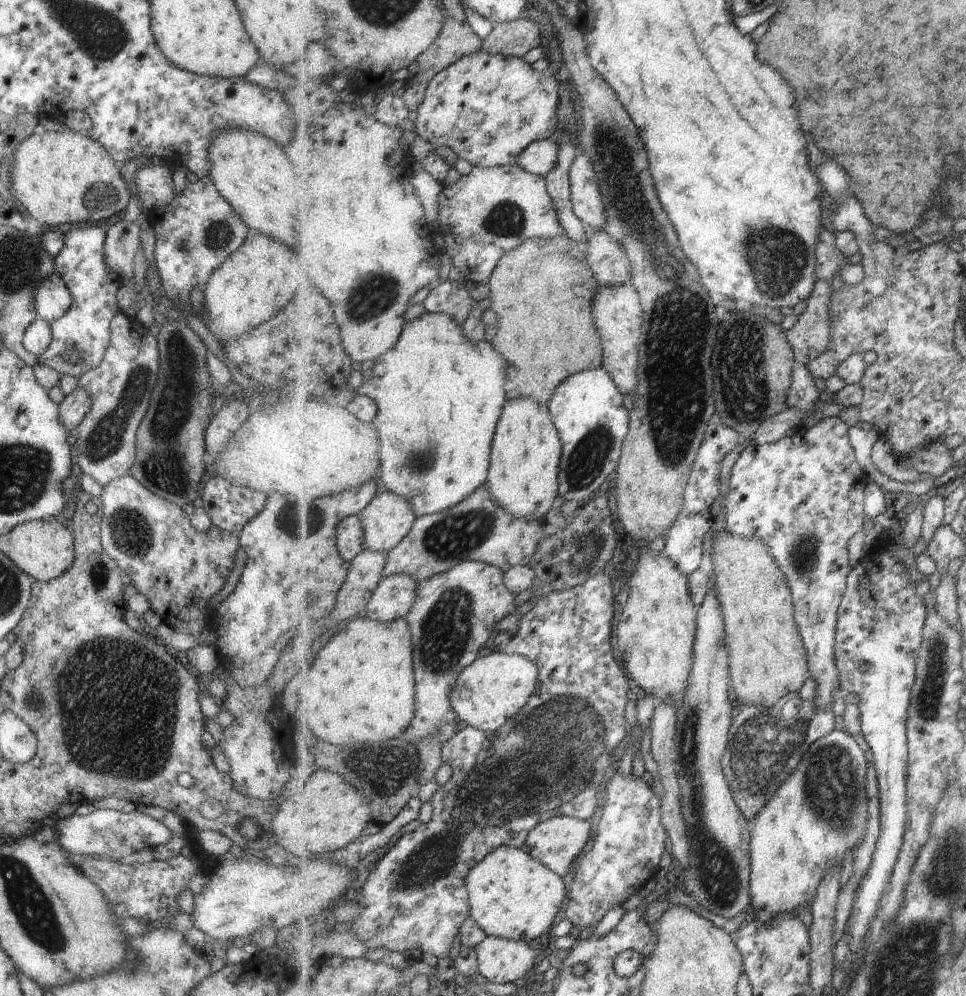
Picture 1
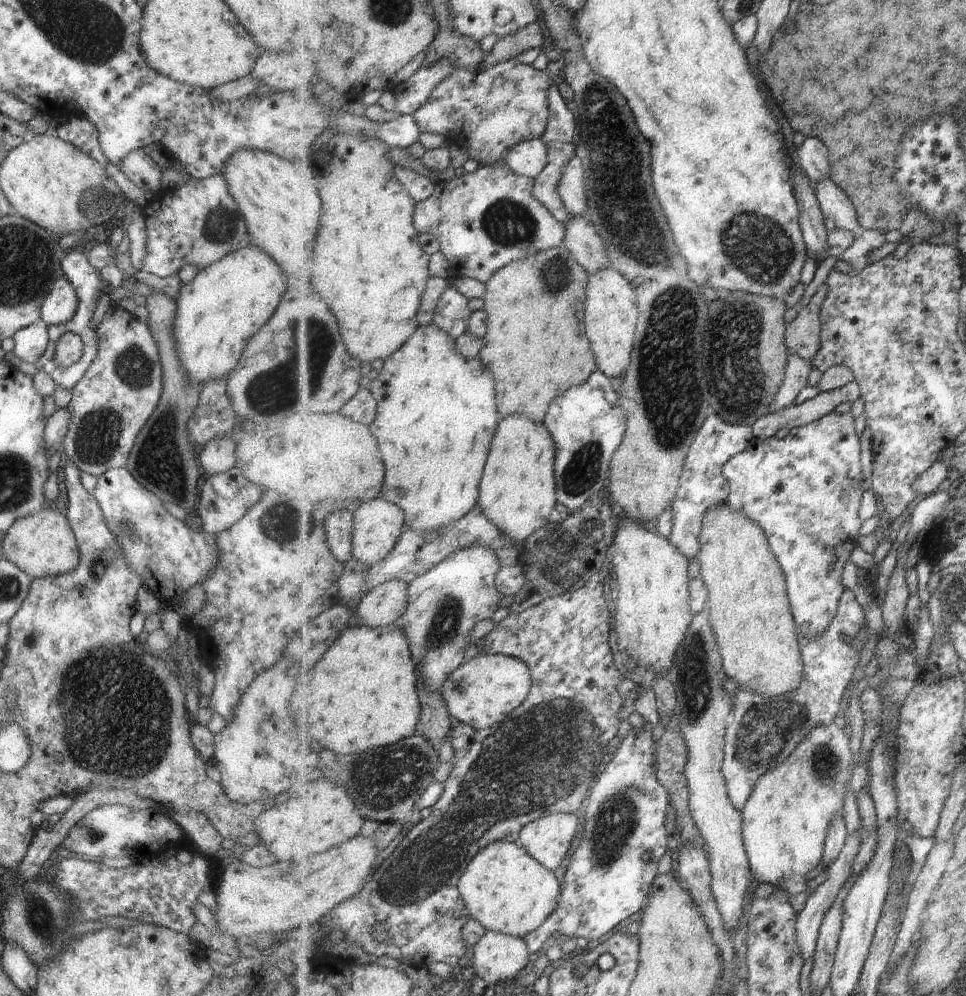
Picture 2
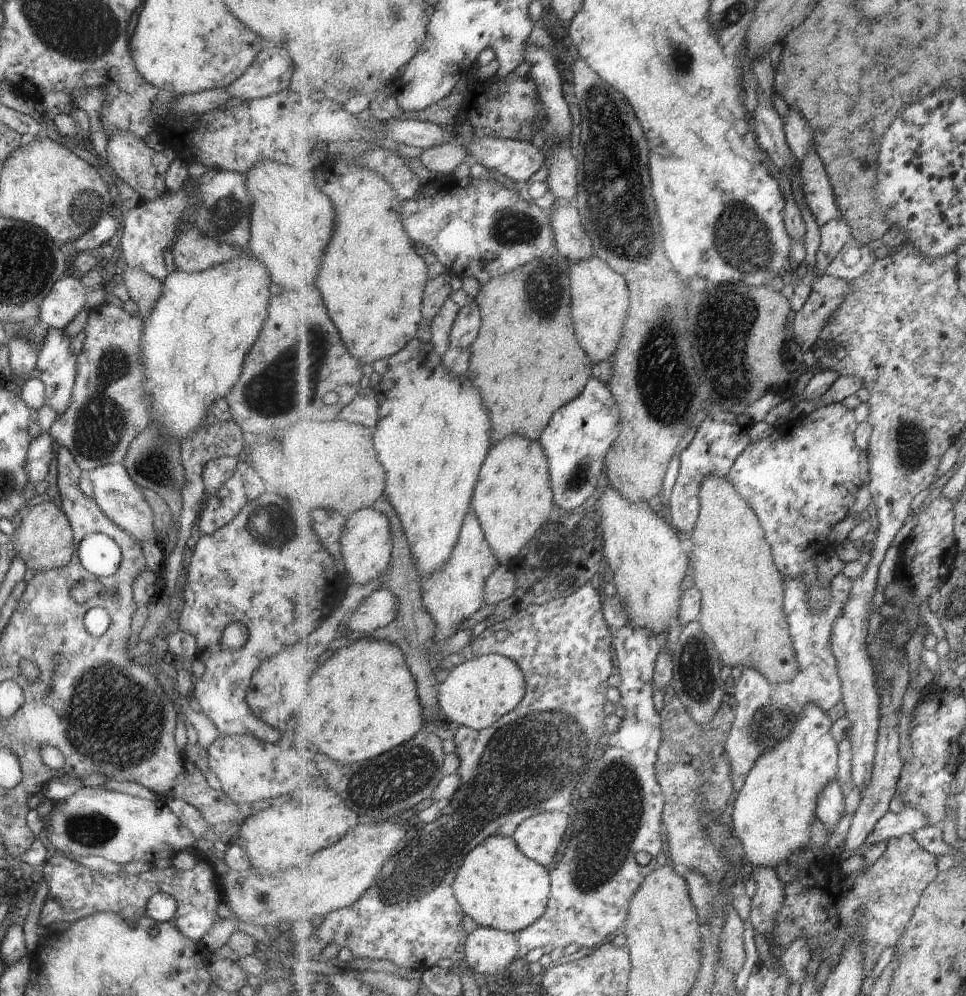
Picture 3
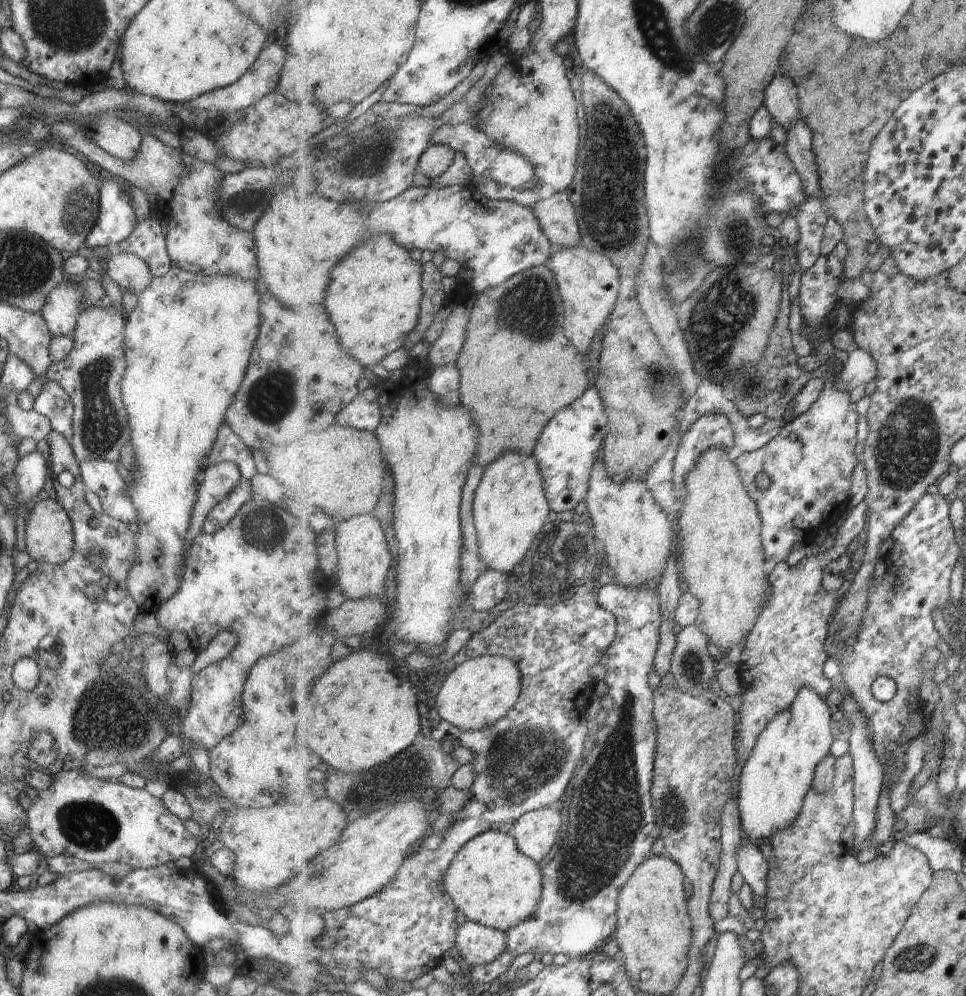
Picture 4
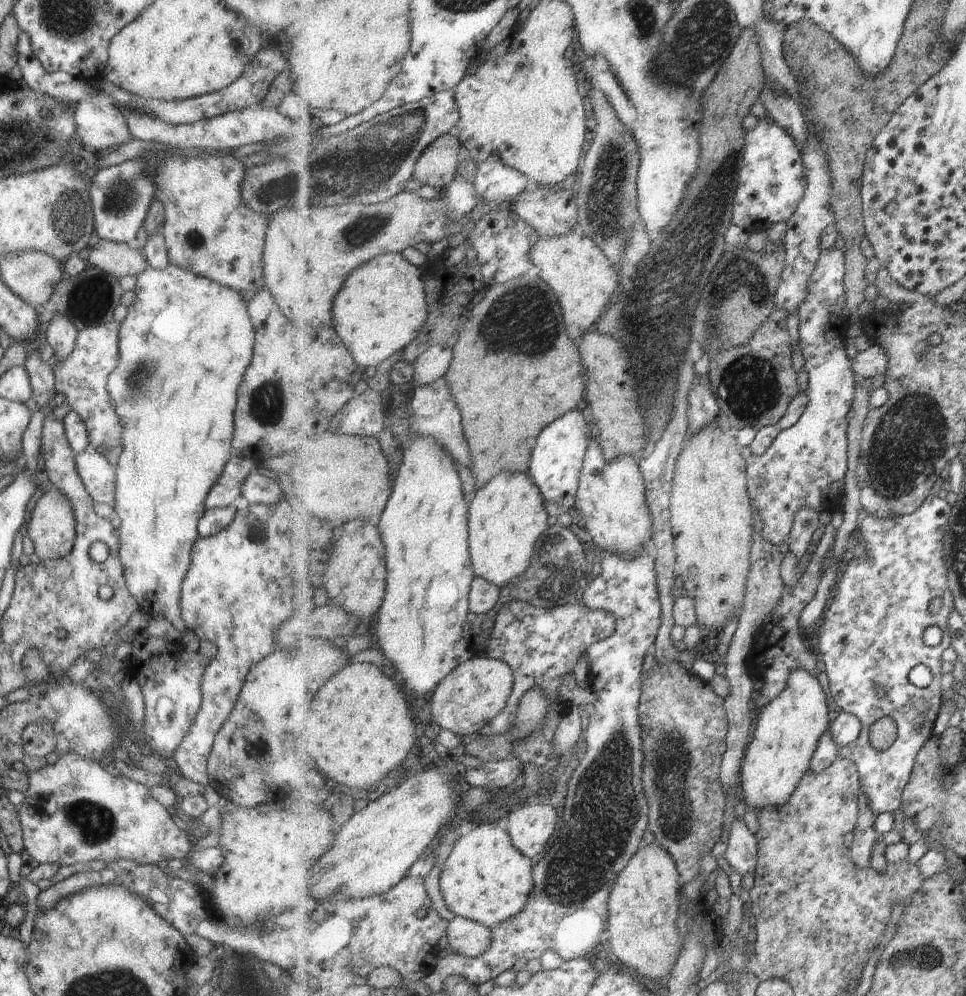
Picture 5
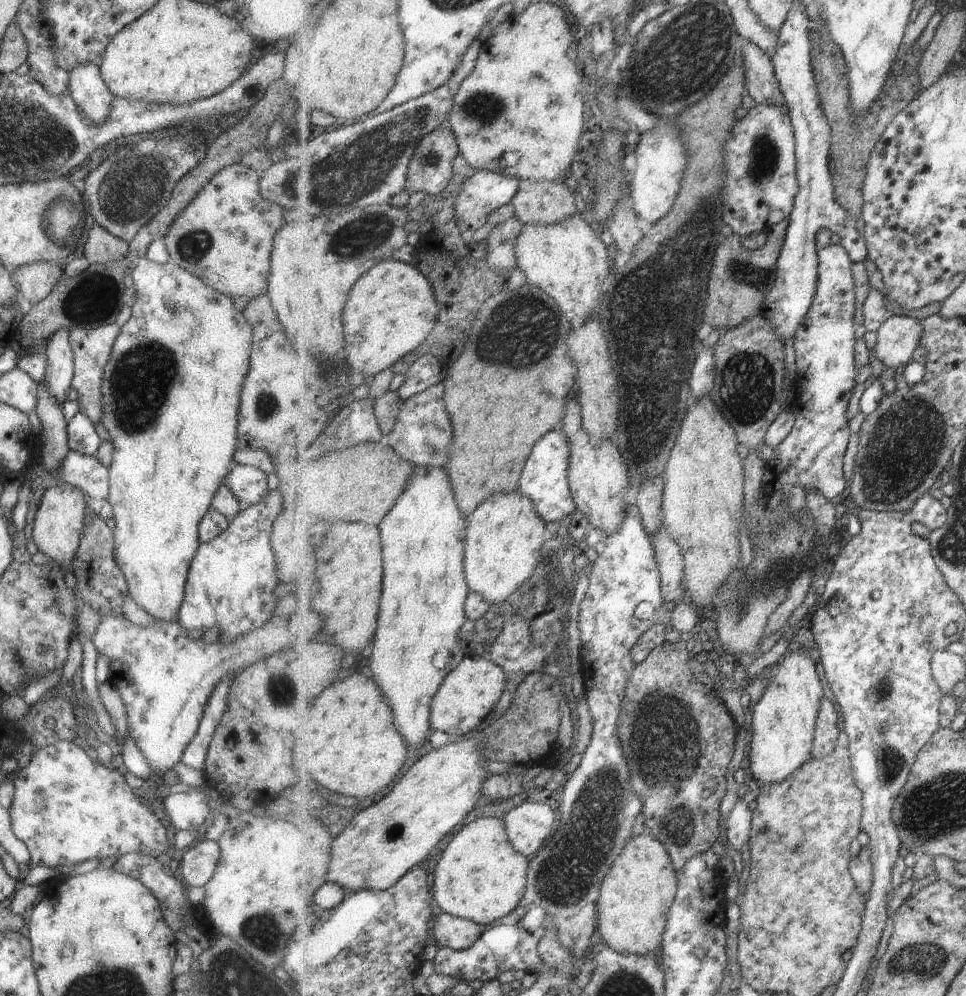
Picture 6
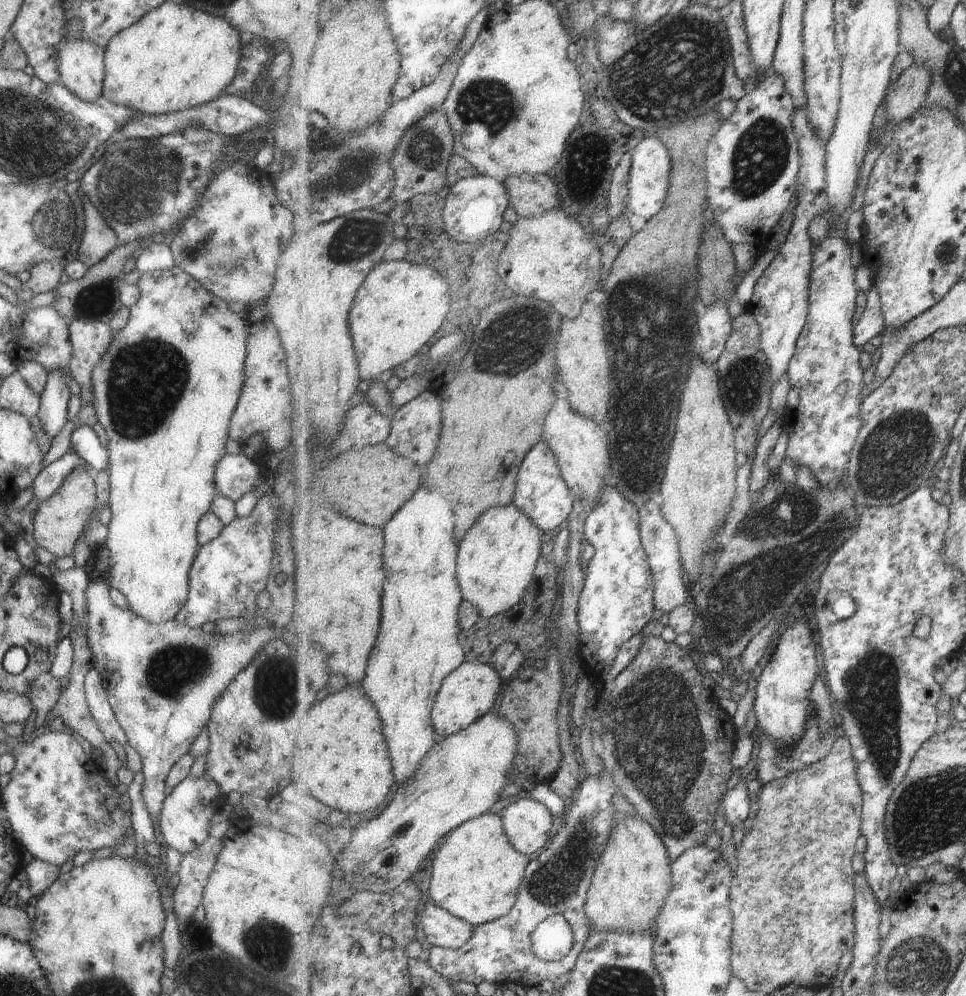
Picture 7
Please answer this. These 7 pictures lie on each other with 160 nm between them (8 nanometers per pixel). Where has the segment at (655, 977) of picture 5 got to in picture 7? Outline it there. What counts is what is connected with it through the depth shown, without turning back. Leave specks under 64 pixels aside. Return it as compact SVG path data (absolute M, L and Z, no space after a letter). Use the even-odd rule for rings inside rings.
M616 814L608 847L600 858L586 912L591 925L605 931L651 931L673 890L671 856L664 840L643 818Z

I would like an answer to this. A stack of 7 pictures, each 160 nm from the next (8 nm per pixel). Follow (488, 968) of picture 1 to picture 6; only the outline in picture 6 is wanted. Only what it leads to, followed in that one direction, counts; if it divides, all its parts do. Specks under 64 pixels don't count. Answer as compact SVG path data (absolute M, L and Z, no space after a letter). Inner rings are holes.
M438 912L433 924L433 935L440 947L462 951L470 949L483 934L486 925L474 920Z

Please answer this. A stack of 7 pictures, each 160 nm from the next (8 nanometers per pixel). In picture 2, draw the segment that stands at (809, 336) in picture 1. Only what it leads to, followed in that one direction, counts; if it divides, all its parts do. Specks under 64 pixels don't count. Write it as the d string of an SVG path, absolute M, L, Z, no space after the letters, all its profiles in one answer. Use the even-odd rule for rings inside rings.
M825 281L809 301L803 303L794 320L788 323L786 344L793 355L812 361L820 351L821 311L827 292L829 292L829 284Z

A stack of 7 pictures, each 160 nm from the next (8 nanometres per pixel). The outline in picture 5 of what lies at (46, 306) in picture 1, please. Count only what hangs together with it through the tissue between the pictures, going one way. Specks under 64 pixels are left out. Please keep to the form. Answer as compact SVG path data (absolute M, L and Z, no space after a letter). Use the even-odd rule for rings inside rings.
M55 313L48 322L44 332L46 342L54 352L57 363L63 363L71 352L76 337L76 328L63 315Z

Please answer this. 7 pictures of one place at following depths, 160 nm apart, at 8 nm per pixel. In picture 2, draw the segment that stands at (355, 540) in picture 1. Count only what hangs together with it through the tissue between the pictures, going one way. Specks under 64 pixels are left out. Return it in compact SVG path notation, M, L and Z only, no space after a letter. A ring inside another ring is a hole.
M341 510L329 515L325 519L325 528L328 533L328 545L343 564L354 559L353 531L354 513L349 510Z

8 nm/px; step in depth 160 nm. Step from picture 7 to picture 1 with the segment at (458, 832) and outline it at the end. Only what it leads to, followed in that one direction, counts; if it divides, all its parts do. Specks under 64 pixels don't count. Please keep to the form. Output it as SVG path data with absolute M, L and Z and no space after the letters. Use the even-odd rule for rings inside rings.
M503 845L488 854L469 873L468 891L472 918L487 936L501 937L512 941L527 941L534 944L540 936L552 931L553 922L567 898L567 886L563 878L552 868L546 867L540 860L533 857L527 850Z

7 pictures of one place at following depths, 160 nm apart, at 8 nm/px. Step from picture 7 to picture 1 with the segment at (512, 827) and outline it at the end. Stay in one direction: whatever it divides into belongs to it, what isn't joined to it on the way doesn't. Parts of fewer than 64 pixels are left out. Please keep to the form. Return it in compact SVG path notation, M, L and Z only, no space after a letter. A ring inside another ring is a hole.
M553 817L538 824L526 838L525 850L540 860L546 867L552 868L559 876L567 876L569 868L573 866L575 858L581 854L585 844L591 838L591 824L589 821L577 817Z

